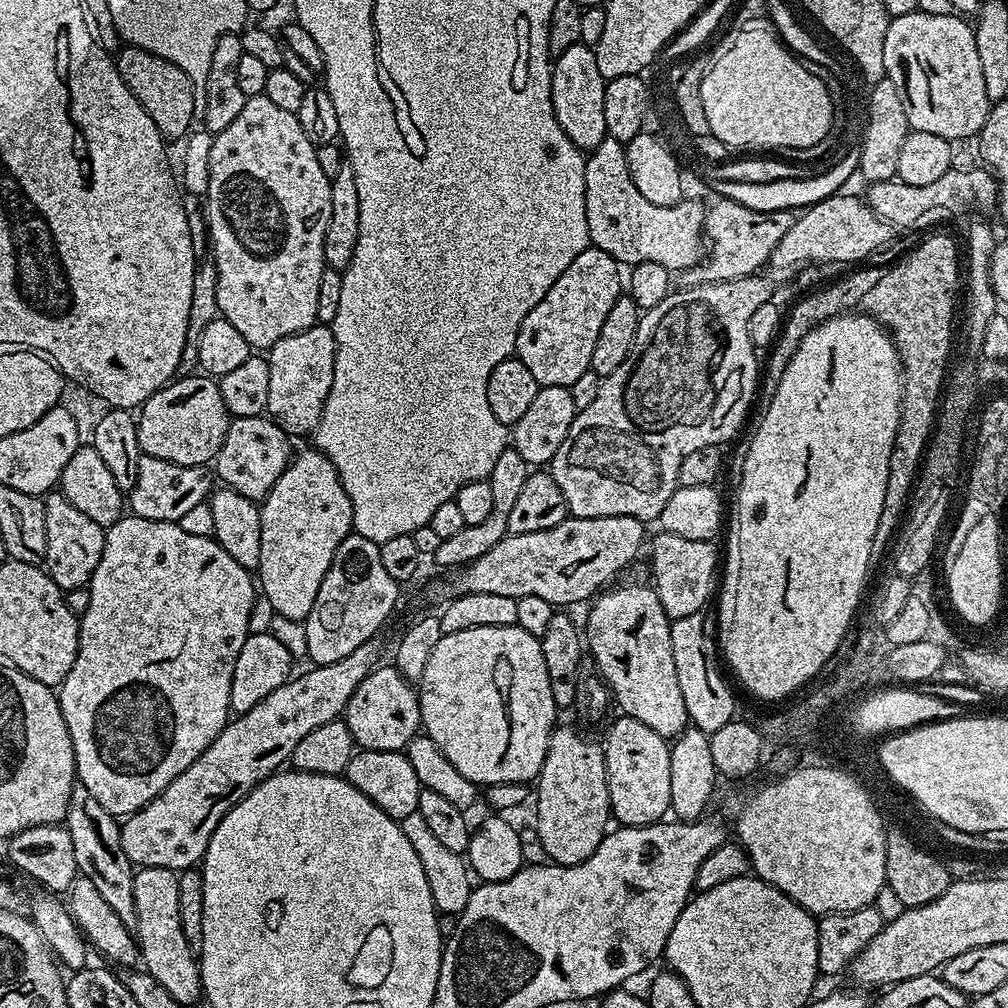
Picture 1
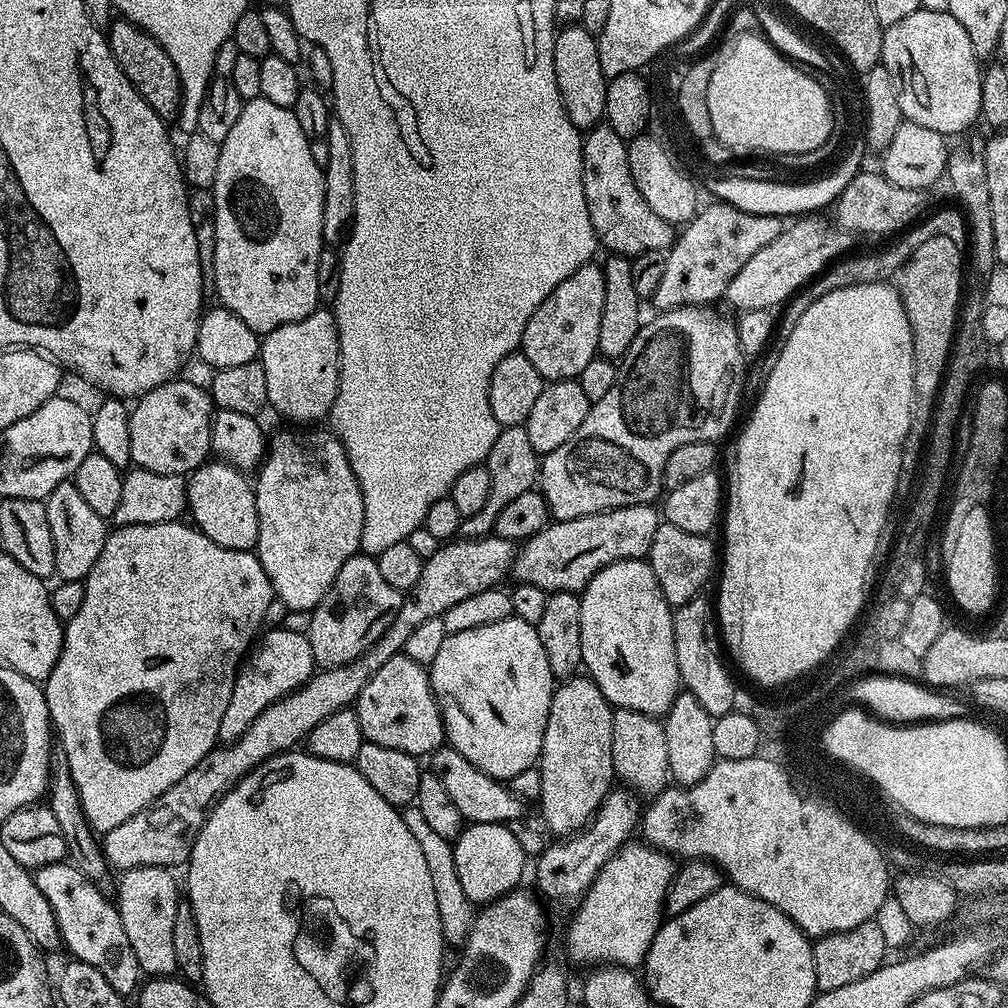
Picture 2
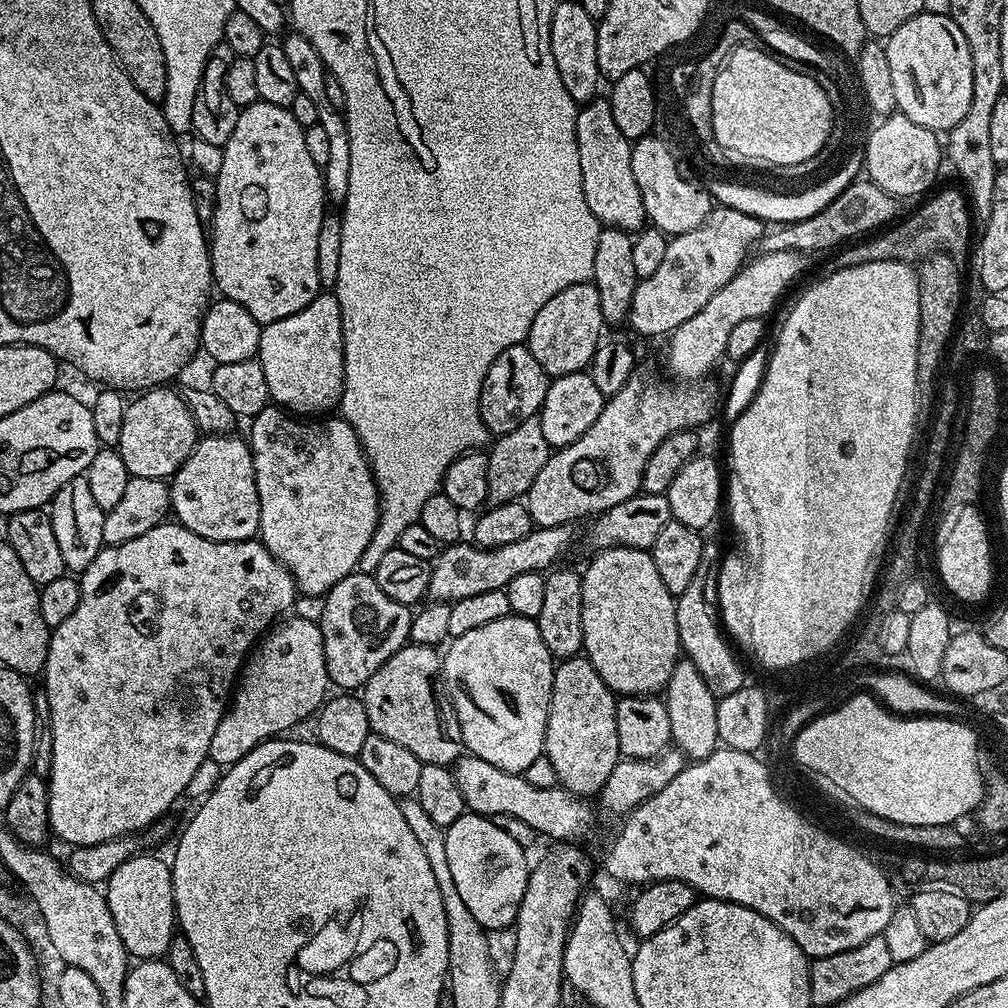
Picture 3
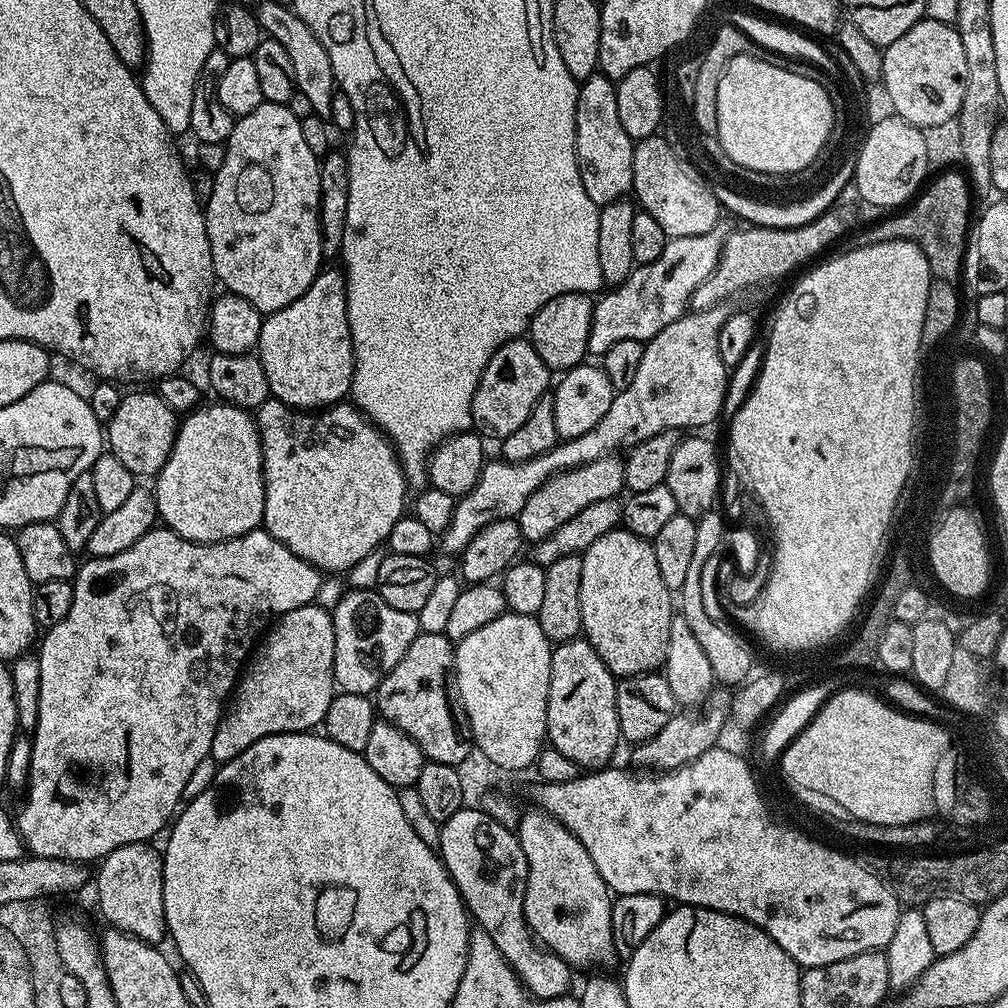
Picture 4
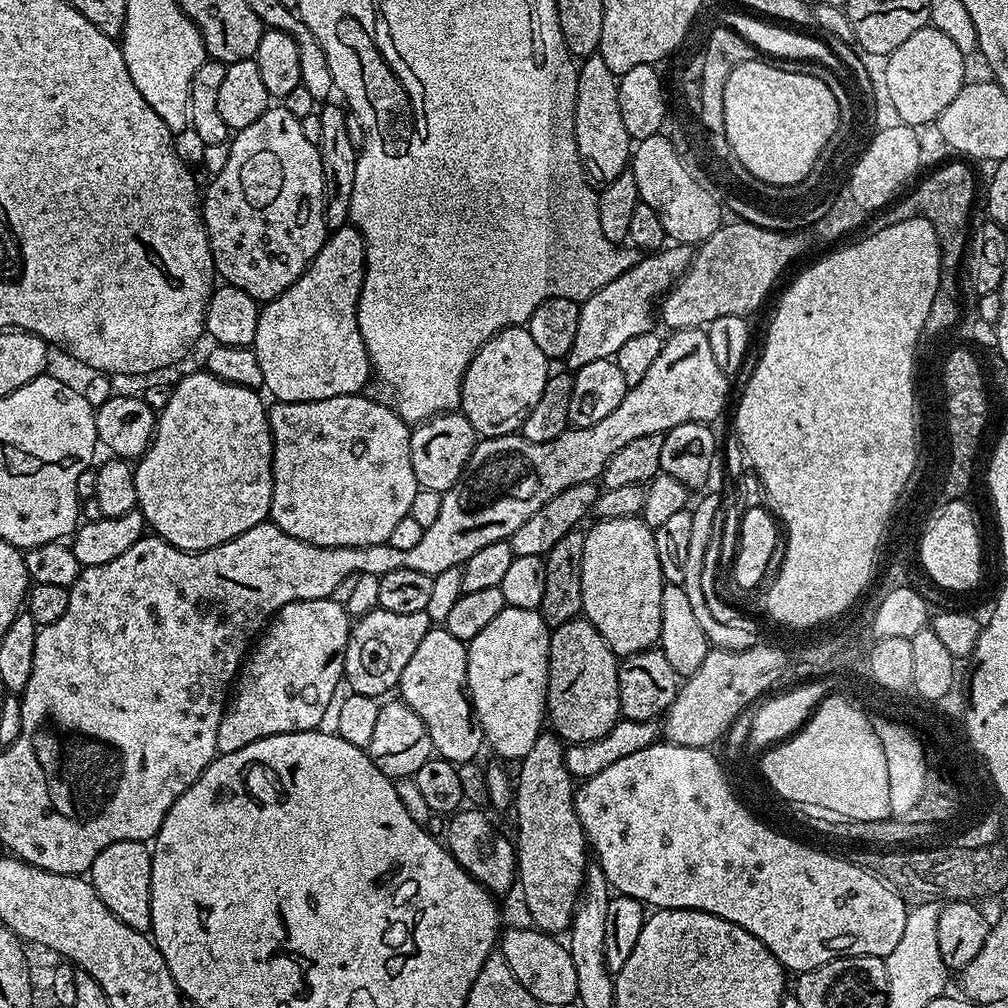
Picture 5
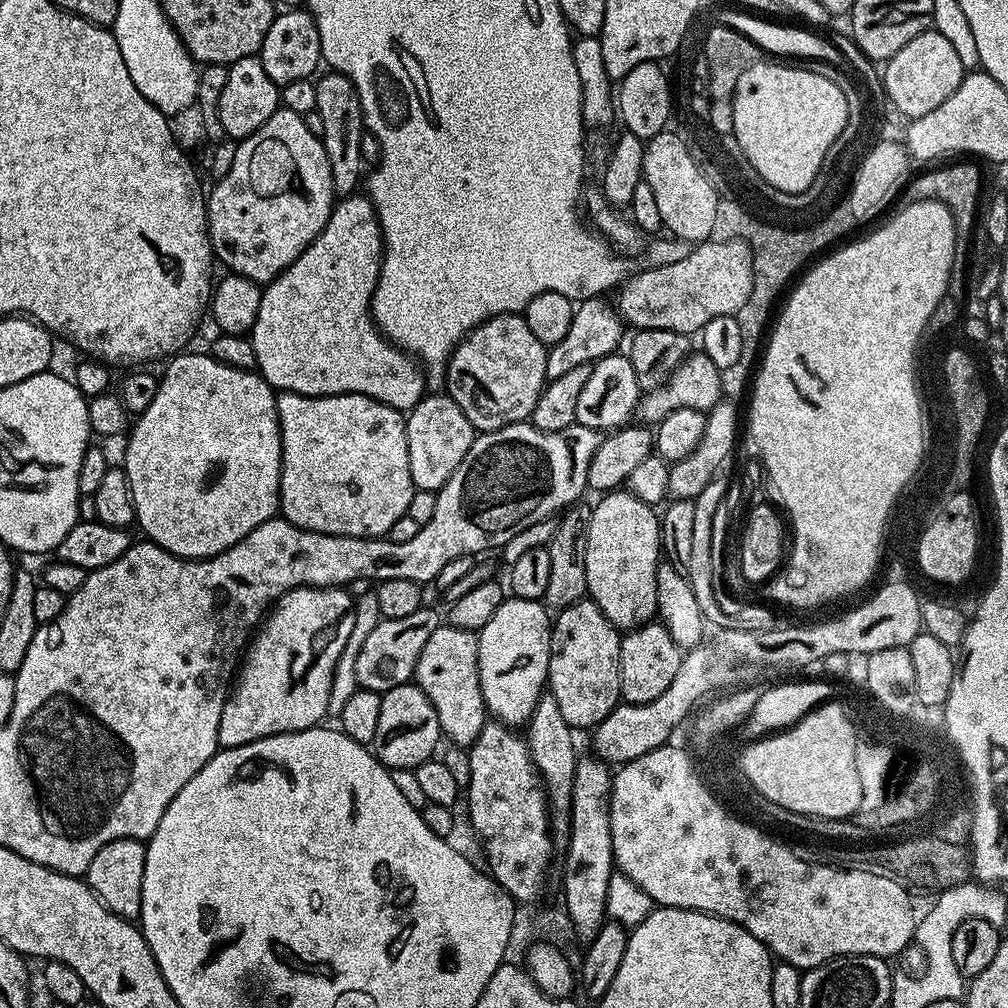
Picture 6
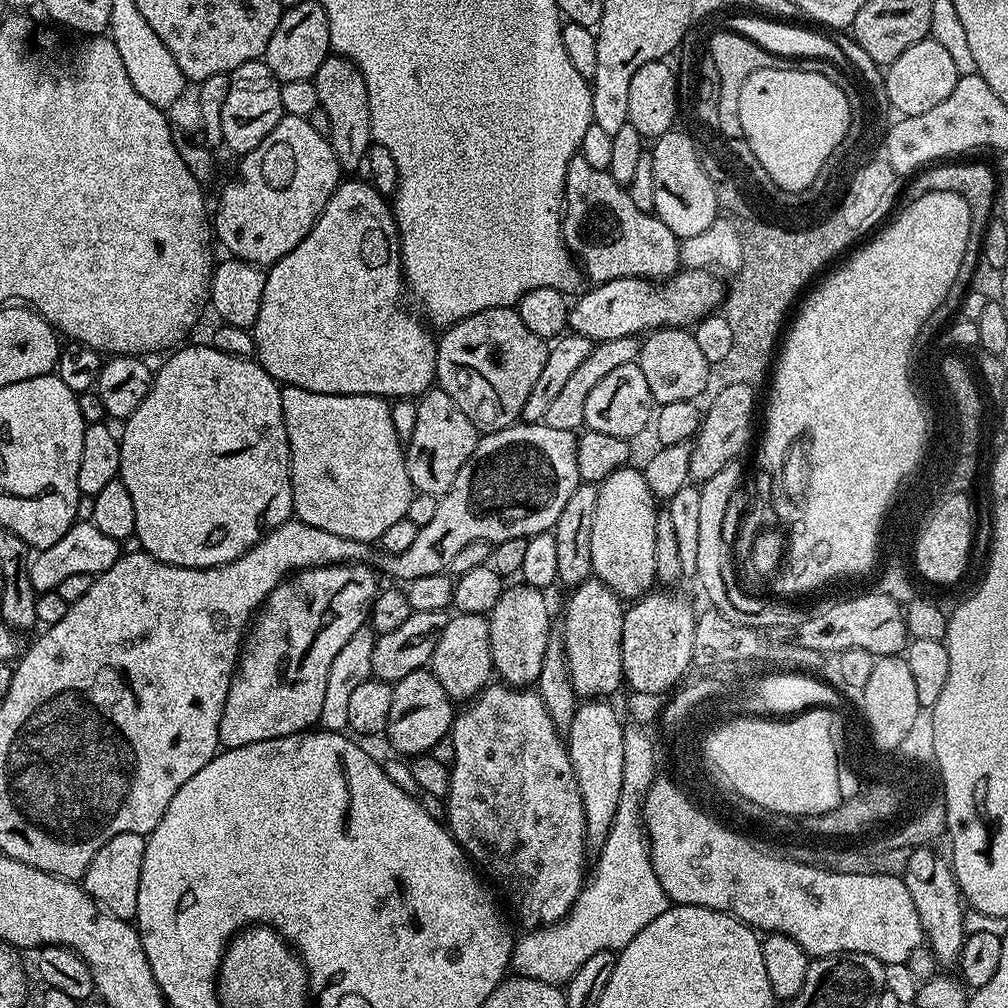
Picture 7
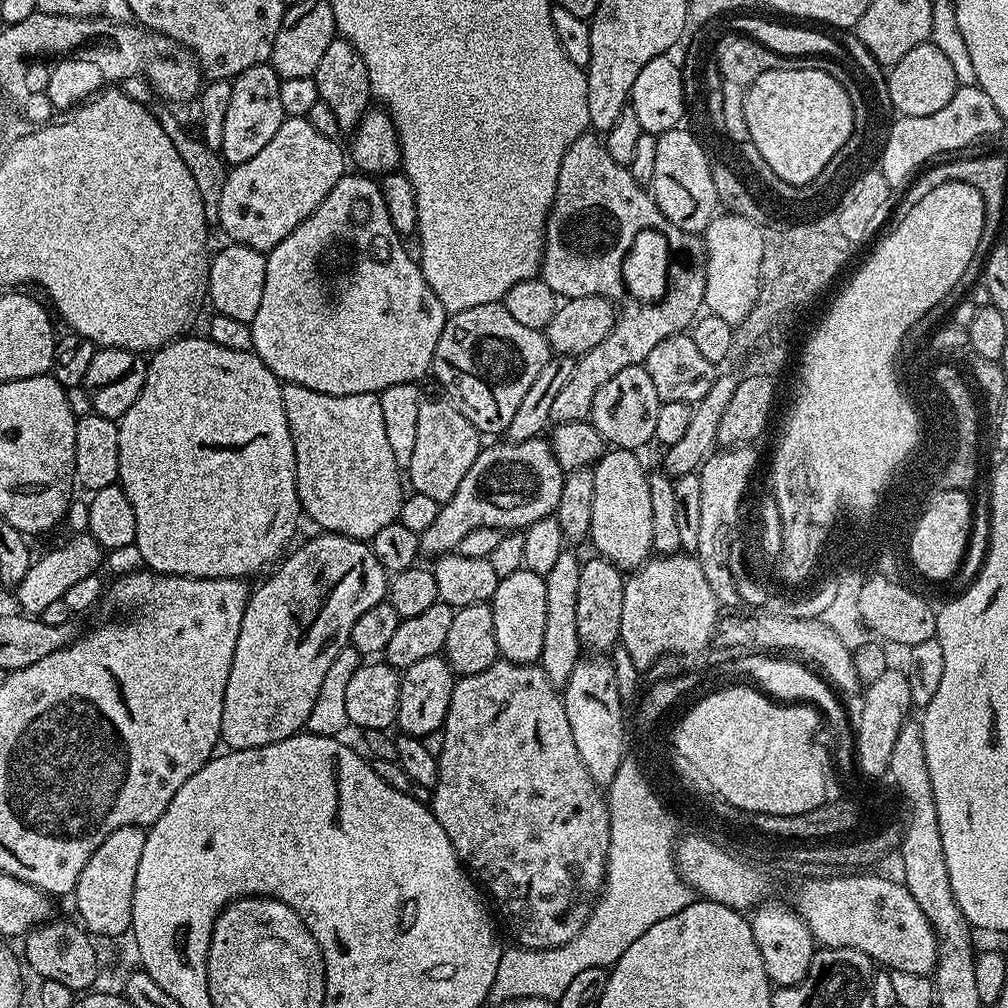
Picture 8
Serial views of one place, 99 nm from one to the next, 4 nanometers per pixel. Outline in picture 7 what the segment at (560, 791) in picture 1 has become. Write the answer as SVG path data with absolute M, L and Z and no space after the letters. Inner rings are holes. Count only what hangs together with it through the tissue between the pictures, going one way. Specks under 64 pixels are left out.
M590 578L586 582L575 585L571 589L572 597L568 600L568 605L564 608L564 625L562 631L564 634L564 653L566 654L566 666L570 670L570 682L573 683L573 688L576 691L577 697L580 698L608 698L608 695L615 690L616 687L621 687L624 679L624 671L622 670L622 622L626 618L626 608L619 596L605 586L601 580Z

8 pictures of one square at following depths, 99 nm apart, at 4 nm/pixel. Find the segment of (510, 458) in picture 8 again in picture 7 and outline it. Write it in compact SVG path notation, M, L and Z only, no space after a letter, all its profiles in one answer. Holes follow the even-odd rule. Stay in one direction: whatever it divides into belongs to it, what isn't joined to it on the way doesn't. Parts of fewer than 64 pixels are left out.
M517 422L497 432L481 435L476 442L474 454L458 470L458 478L454 478L454 486L438 499L438 510L434 510L434 518L426 522L426 526L416 529L416 537L408 549L402 554L381 555L380 564L396 580L407 582L414 578L422 578L426 574L444 572L450 566L454 554L462 550L470 542L486 542L493 546L506 542L510 538L527 540L539 532L551 532L558 522L558 514L562 514L570 494L582 483L578 474L578 450L576 432L554 430L544 423L526 424Z

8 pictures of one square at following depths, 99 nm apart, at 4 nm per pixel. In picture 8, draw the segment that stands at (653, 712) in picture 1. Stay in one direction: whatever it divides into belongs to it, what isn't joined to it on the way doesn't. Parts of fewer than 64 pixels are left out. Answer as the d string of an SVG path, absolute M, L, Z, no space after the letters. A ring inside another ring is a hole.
M613 447L591 469L594 474L594 506L590 509L590 544L603 559L621 570L635 570L653 555L650 523L649 473L644 472L635 451Z

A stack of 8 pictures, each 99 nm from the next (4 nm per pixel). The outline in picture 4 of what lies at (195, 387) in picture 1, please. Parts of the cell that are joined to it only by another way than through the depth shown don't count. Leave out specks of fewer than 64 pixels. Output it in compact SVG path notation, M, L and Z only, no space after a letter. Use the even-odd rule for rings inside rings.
M144 390L129 391L132 392L129 396L128 393L121 395L114 418L106 422L106 444L112 447L109 448L111 455L116 456L118 462L122 462L122 466L126 466L133 476L152 478L162 470L172 443L176 441L178 416L155 391L140 391Z

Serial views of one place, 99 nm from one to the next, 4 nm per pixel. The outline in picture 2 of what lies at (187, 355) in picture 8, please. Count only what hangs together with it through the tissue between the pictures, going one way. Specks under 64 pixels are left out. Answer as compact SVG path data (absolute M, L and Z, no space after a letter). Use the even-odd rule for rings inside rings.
M205 462L187 477L188 507L187 515L210 542L226 546L230 550L253 551L258 538L258 506L256 490L243 471L227 462L212 464Z

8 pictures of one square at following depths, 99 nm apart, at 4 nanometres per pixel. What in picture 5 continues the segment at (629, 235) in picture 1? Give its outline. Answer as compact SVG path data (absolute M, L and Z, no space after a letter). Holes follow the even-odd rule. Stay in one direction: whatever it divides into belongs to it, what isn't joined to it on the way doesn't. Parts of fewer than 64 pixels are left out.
M593 54L579 65L576 74L574 134L576 135L576 145L578 146L580 162L584 166L587 179L600 186L614 182L614 178L618 178L618 174L629 171L630 161L632 159L634 141L629 136L626 126L622 122L622 106L618 106L619 85L619 79L612 73L610 66L606 66L606 62L602 62L600 55Z

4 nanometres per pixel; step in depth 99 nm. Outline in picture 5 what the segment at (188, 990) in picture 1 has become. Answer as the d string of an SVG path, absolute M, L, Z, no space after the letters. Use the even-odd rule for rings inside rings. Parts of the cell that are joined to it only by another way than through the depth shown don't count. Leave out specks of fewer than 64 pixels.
M142 840L114 842L94 858L90 869L90 883L98 898L126 926L135 932L147 933L152 926L150 918L150 870L152 853Z

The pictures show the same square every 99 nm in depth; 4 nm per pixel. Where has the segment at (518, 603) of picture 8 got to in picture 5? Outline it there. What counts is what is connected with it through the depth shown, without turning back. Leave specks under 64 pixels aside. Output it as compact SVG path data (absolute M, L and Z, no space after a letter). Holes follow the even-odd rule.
M505 607L472 640L467 641L468 696L487 747L500 756L519 762L542 735L548 707L548 623L537 609Z

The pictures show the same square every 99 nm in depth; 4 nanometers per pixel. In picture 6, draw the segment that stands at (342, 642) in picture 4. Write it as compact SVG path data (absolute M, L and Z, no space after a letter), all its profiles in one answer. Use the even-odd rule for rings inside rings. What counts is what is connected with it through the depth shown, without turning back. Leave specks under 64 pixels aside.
M422 606L414 610L414 614L406 618L383 618L374 626L374 630L366 637L366 643L362 650L358 650L358 662L356 663L356 682L360 688L371 692L383 694L394 686L402 686L409 683L416 675L416 663L418 654L422 654L422 646L426 646L430 634L439 628L442 616L429 606Z

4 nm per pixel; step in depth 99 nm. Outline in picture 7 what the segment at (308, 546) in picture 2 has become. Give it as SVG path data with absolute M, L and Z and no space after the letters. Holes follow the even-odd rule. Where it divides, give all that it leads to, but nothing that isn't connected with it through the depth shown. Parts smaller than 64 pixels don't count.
M281 387L282 414L292 463L292 510L295 519L342 538L376 542L394 522L405 519L414 489L406 470L405 445L396 433L389 401L378 396L335 396Z

